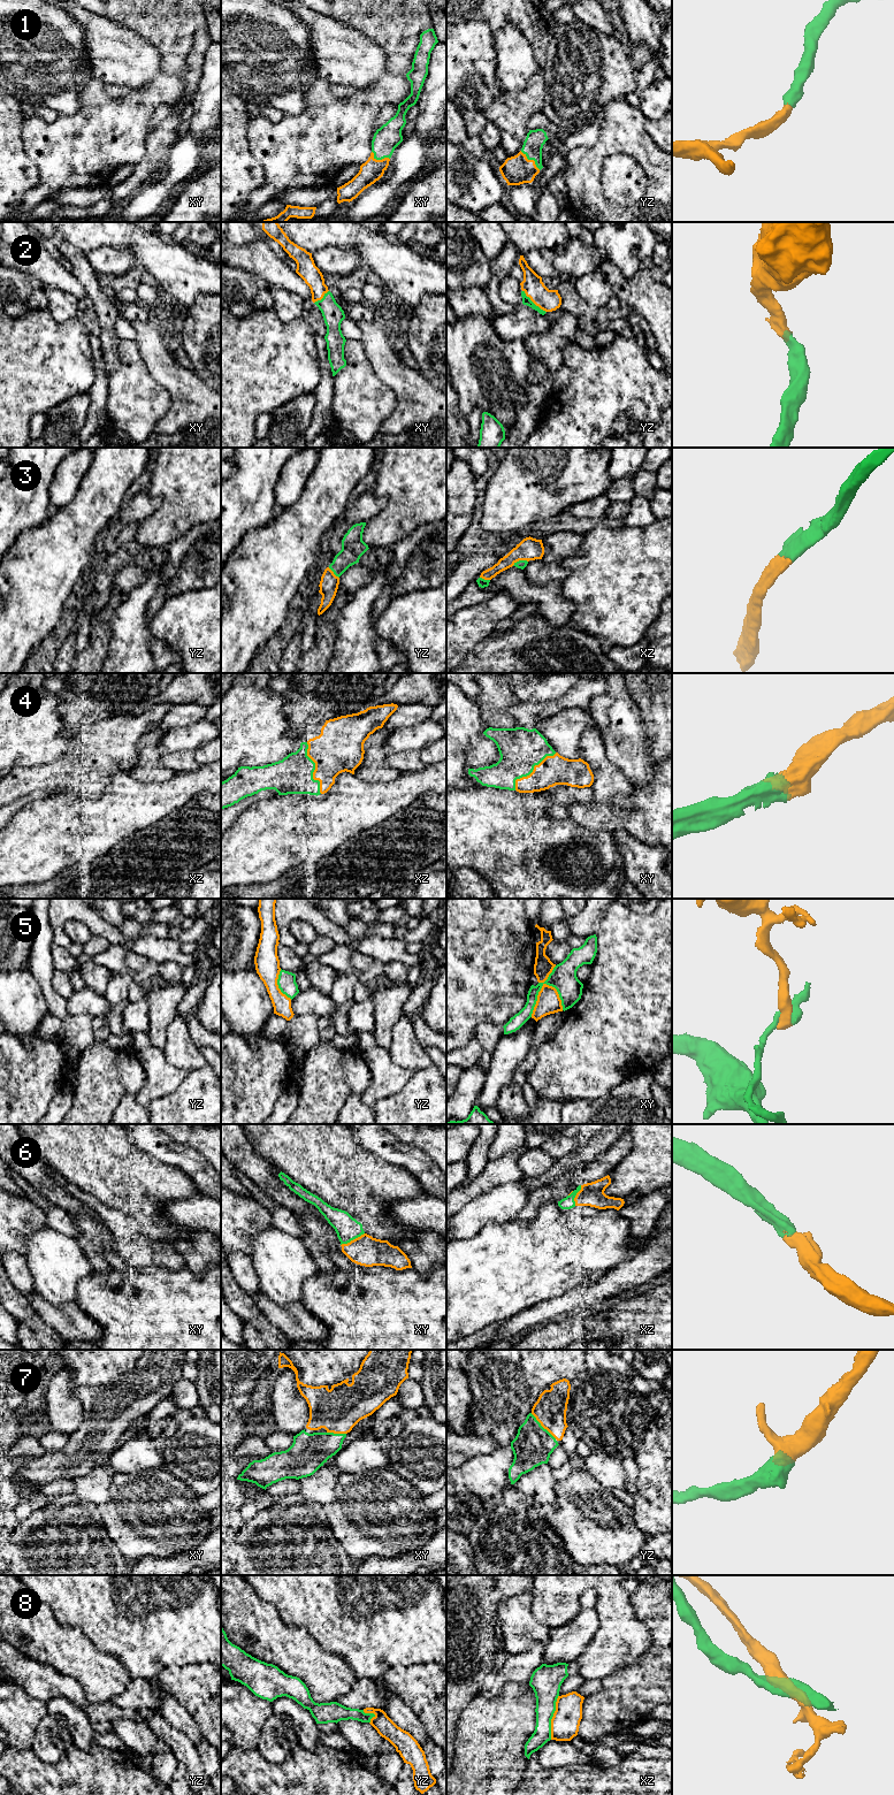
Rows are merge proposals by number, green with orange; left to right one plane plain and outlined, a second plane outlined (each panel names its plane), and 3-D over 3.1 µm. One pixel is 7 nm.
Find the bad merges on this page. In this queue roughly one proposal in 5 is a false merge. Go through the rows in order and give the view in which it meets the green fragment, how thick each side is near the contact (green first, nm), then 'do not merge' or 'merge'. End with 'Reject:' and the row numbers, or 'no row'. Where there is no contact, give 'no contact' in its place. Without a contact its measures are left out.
1: meets green in yz; 140 nm thick on the green side, 200 nm on the other; merge
2: meets green in yz; 60 nm thick on the green side, 150 nm on the other; merge
3: meets green in xz; 60 nm thick on the green side, 160 nm on the other; merge
4: meets green in xz; 280 nm thick on the green side, 340 nm on the other; merge
5: meets green in xy; 180 nm thick on the green side, 160 nm on the other; do not merge
6: meets green in xy; 160 nm thick on the green side, 220 nm on the other; merge
7: meets green in yz; 280 nm thick on the green side, 220 nm on the other; merge
8: meets green in xz; 220 nm thick on the green side, 200 nm on the other; do not merge
Reject: 5, 8

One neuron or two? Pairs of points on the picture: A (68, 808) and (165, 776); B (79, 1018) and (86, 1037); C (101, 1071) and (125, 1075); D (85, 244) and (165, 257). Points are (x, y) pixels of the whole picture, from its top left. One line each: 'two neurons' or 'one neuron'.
A: two neurons
B: one neuron
C: one neuron
D: one neuron

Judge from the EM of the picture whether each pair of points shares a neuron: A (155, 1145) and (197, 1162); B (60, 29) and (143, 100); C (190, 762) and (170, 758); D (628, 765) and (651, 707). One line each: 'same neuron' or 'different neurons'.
A: same neuron
B: different neurons
C: same neuron
D: different neurons

